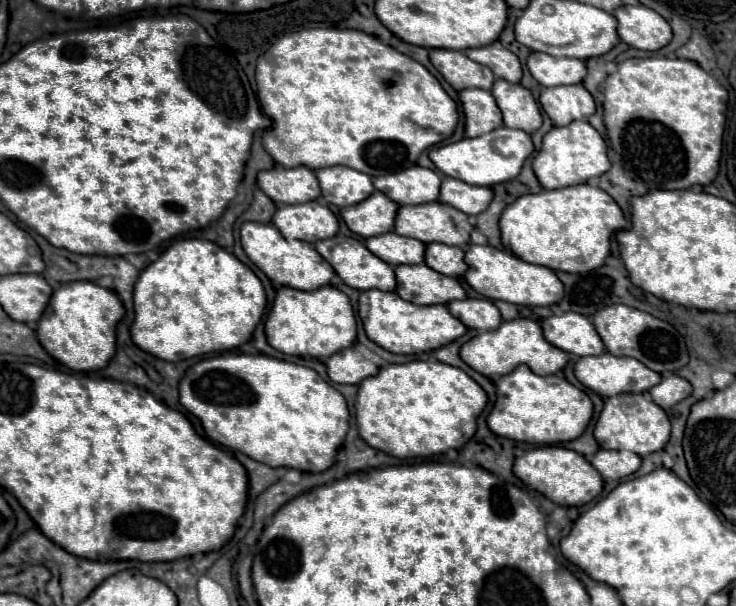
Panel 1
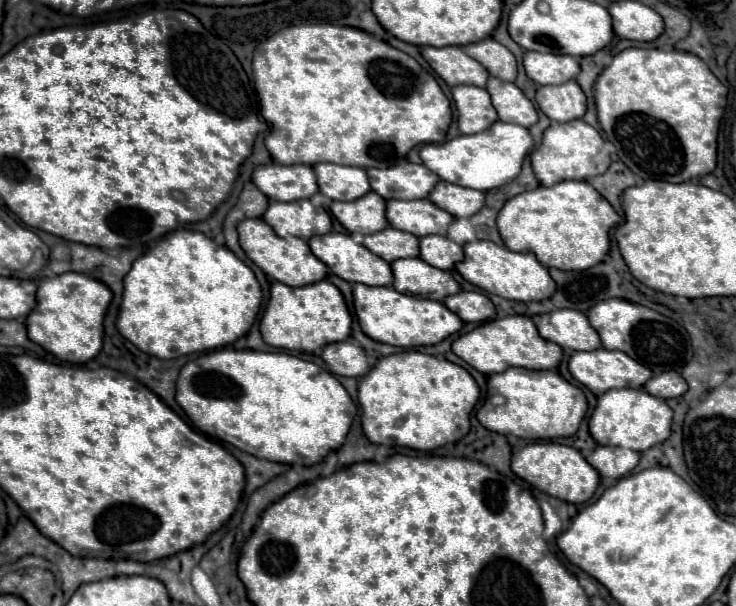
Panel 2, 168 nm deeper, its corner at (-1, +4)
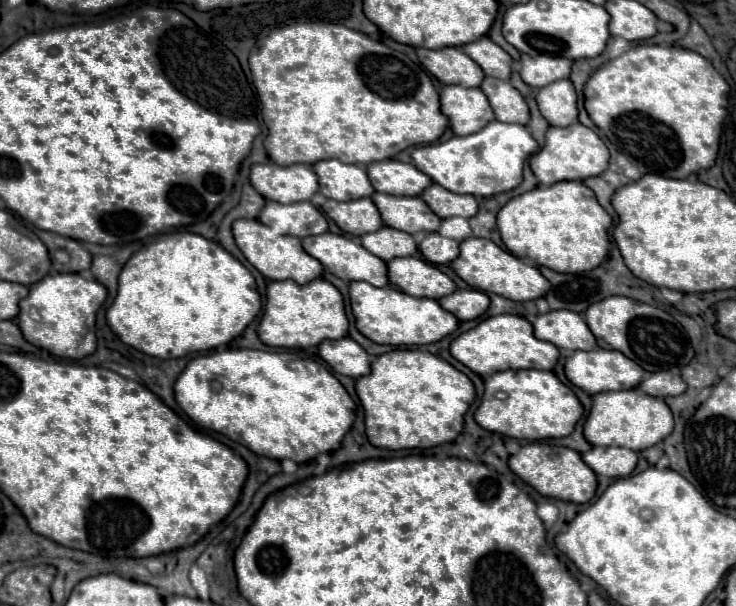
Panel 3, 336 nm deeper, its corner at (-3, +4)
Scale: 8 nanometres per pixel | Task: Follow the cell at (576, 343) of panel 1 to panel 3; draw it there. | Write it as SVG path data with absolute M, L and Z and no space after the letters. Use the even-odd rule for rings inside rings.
M566 309L538 315L534 321L534 335L542 341L554 343L558 349L590 351L596 347L596 339L582 315Z

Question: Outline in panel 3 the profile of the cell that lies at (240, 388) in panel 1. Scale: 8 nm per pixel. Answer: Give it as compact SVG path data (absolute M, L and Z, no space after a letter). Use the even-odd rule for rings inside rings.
M225 346L208 355L198 355L188 361L186 369L176 379L174 395L176 403L198 427L222 433L256 455L278 461L292 459L296 463L306 463L322 451L338 449L342 437L354 423L356 411L348 391L324 365L312 359L300 359L293 352L284 350L261 351Z

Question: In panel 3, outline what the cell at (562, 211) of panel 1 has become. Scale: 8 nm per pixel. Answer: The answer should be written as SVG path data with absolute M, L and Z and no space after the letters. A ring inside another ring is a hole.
M560 181L550 187L536 187L510 199L498 211L498 229L506 249L516 257L530 259L534 265L542 265L558 273L584 273L602 264L608 255L610 225L610 215L598 205L592 189L588 189L582 181Z

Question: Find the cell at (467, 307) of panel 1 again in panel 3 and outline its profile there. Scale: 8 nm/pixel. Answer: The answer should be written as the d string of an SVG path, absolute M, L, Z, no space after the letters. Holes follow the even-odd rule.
M456 289L452 295L446 295L438 299L442 309L450 311L460 321L472 321L478 319L490 305L490 299L486 293L476 289Z

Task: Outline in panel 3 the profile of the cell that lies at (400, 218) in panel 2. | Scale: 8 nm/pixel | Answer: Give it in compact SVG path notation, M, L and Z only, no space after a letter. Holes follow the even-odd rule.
M386 193L372 195L384 225L402 229L404 233L434 233L440 227L440 217L420 197L396 197Z

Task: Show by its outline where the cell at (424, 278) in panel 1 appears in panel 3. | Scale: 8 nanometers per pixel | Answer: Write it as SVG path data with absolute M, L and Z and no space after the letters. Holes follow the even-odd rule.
M396 257L388 261L390 287L406 295L440 299L456 291L456 285L432 263L418 257Z

